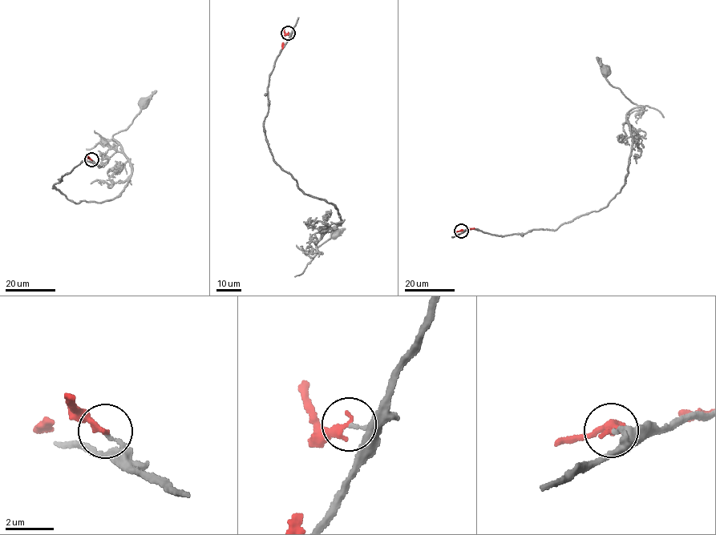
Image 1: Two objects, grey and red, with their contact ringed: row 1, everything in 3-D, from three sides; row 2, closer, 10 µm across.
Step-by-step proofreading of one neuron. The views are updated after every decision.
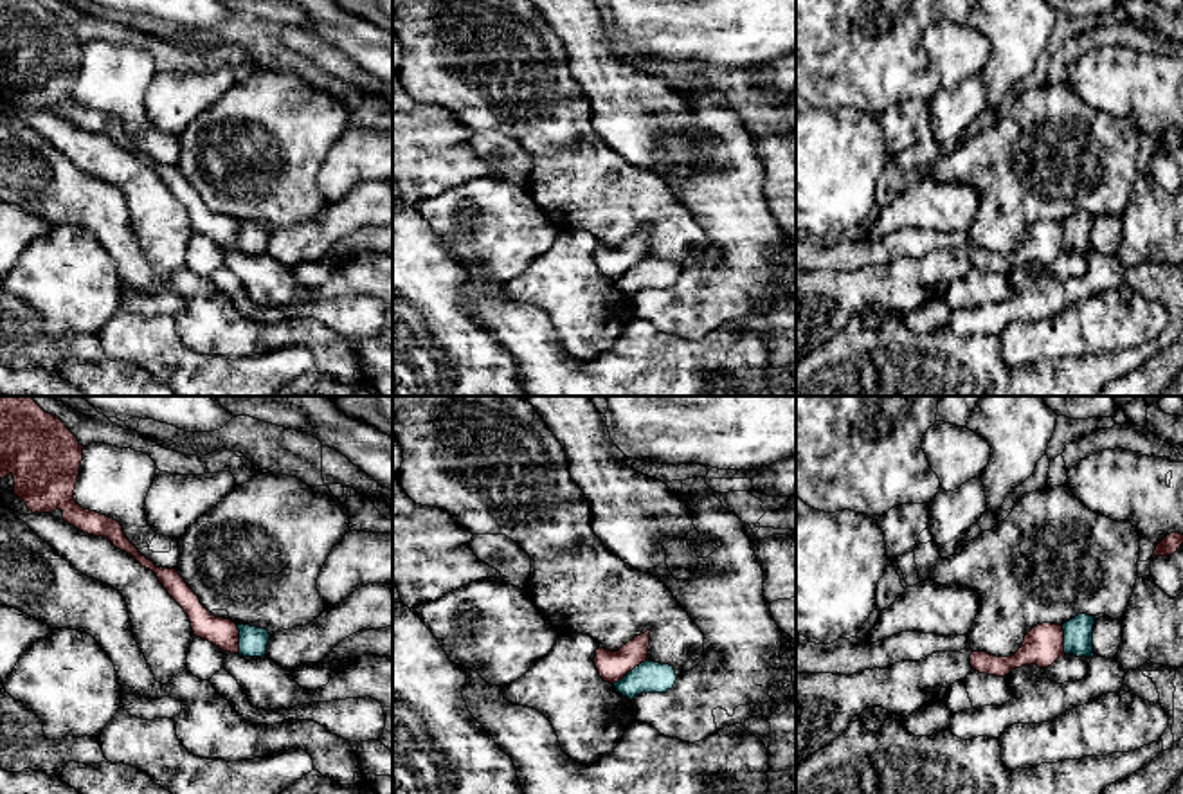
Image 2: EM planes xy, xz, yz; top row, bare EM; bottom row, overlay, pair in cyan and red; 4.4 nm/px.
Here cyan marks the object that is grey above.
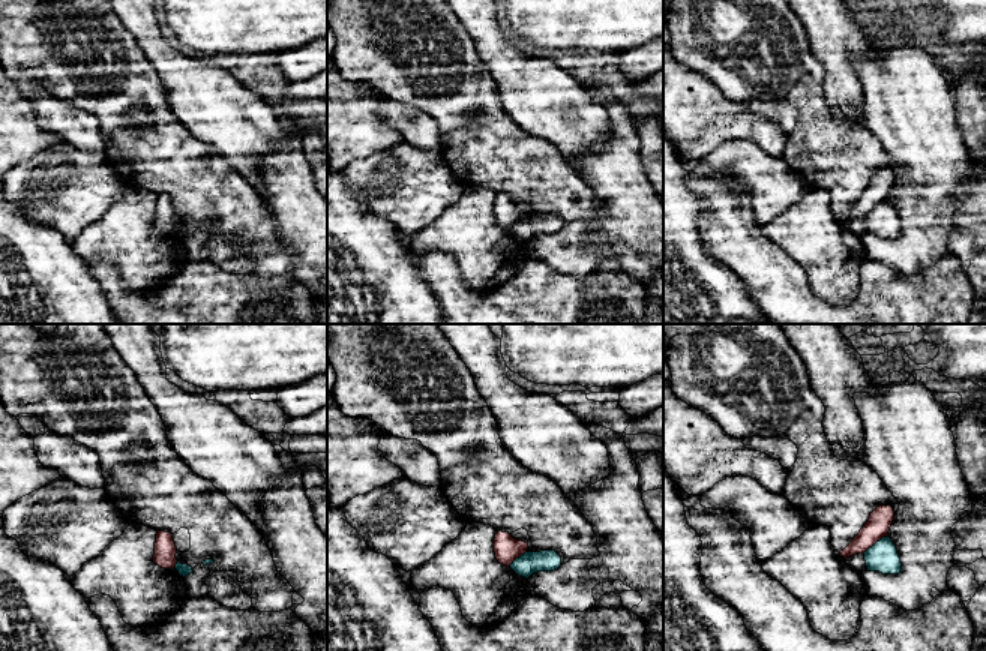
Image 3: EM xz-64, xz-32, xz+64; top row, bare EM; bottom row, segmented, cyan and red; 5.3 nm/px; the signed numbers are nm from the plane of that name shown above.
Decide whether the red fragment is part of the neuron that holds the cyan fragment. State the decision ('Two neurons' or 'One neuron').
Two neurons

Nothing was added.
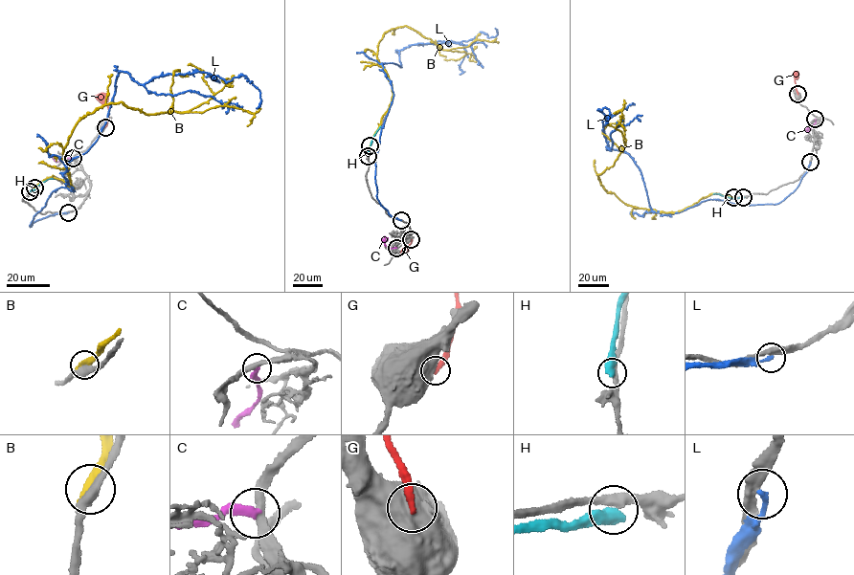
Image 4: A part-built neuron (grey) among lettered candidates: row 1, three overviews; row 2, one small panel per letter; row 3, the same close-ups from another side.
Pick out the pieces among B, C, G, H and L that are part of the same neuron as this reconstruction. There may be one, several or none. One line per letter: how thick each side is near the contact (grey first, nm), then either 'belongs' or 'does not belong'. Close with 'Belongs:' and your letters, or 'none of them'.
B: 380/400 nm | does not belong
C: 320/360 nm | does not belong
G: 900/320 nm | does not belong
H: 340/600 nm | does not belong
L: 340/220 nm | does not belong
Belongs: none of them

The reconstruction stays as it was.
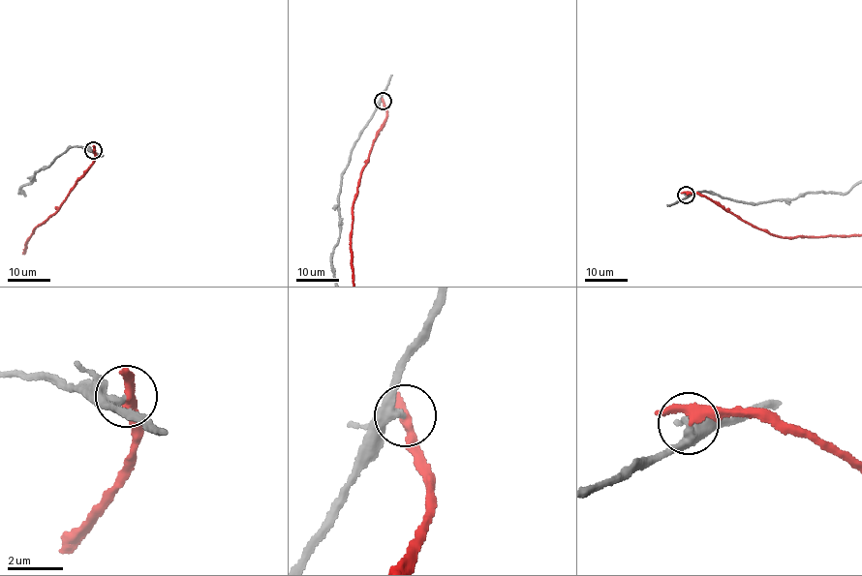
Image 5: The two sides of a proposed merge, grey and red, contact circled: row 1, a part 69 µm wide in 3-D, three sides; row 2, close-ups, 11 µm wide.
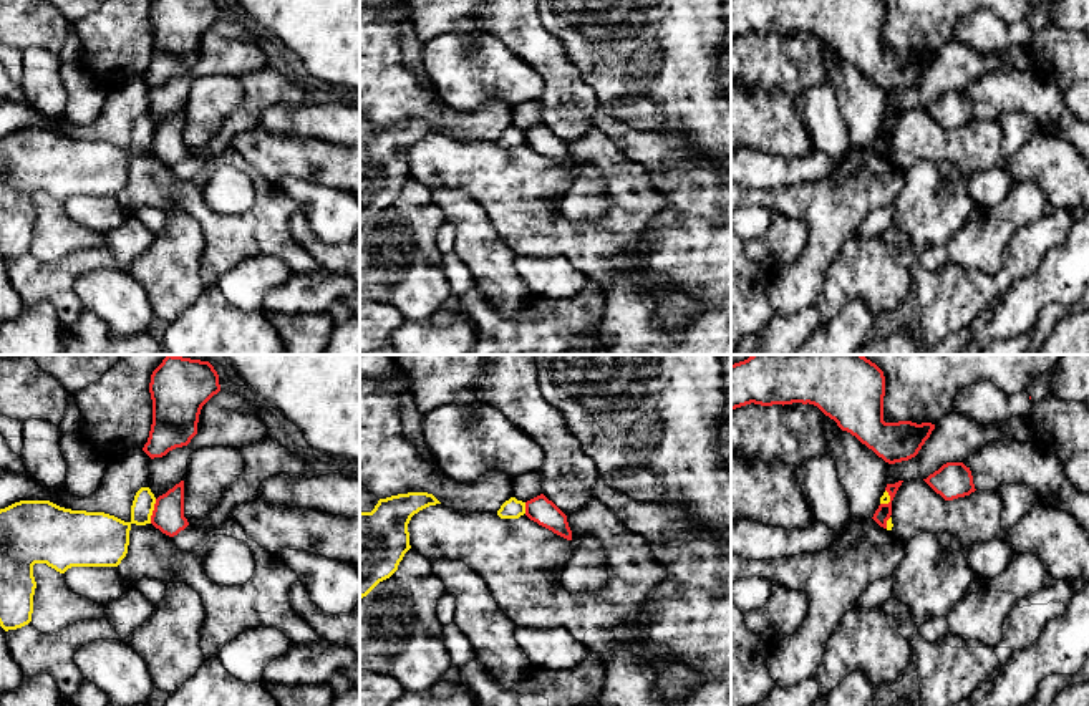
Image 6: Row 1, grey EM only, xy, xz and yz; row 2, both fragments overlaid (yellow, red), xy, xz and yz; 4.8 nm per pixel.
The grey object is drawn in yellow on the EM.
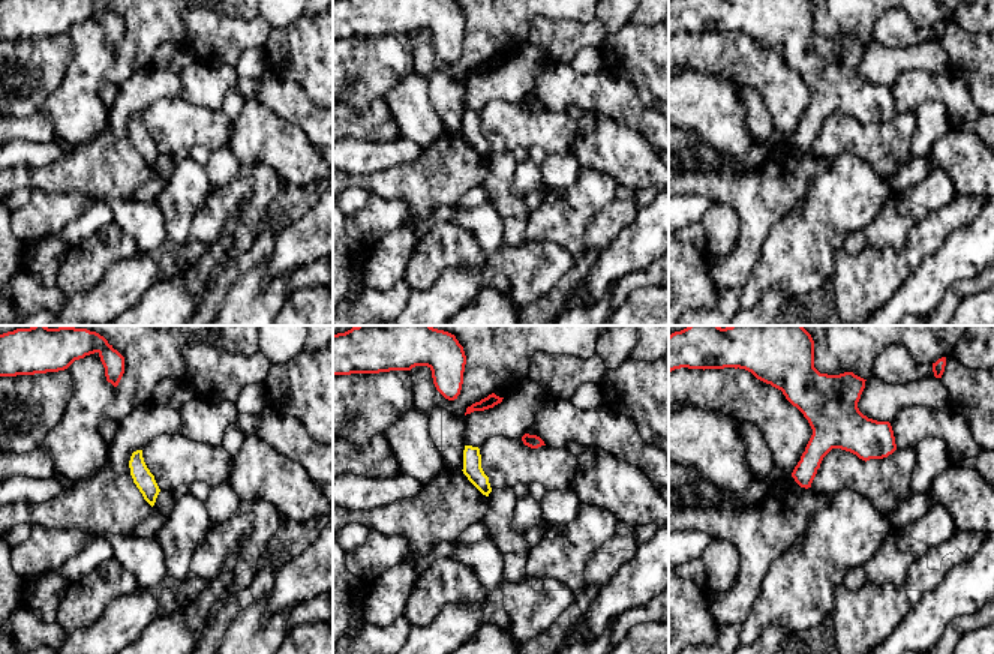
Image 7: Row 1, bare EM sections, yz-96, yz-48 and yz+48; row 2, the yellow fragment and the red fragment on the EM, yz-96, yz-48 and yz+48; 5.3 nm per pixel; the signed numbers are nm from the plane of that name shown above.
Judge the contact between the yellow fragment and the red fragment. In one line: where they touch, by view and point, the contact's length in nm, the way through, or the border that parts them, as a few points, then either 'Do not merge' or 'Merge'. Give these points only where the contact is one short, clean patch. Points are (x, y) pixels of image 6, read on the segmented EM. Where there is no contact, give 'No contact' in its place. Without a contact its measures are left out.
Touches yellow at xy (153, 509). Shared border 120 nm. Boundary: xy (156, 499), (150, 522). Do not merge

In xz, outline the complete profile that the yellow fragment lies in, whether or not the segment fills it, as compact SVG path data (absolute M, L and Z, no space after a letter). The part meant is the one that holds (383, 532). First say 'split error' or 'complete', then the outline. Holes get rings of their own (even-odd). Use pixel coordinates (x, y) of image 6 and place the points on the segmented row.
complete | M408 492L380 499L371 512L360 512L360 600L398 570L411 549L411 517L436 504L441 502L433 494Z

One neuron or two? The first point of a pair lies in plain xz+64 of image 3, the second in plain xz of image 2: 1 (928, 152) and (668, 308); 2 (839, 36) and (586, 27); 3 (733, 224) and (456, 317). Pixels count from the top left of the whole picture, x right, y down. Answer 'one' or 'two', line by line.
1: one
2: one
3: two

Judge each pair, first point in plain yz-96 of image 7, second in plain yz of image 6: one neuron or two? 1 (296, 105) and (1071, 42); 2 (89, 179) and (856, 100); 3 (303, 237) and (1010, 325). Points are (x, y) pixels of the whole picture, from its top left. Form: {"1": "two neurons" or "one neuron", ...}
{"1": "two neurons", "2": "two neurons", "3": "one neuron"}

